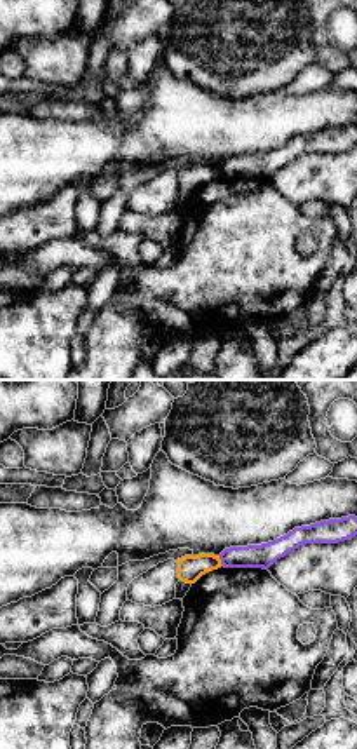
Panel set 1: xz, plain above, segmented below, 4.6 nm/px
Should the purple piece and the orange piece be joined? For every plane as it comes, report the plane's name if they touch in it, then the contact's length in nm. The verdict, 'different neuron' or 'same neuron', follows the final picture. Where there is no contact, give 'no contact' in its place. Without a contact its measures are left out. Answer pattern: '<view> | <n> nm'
xz | 50 nm

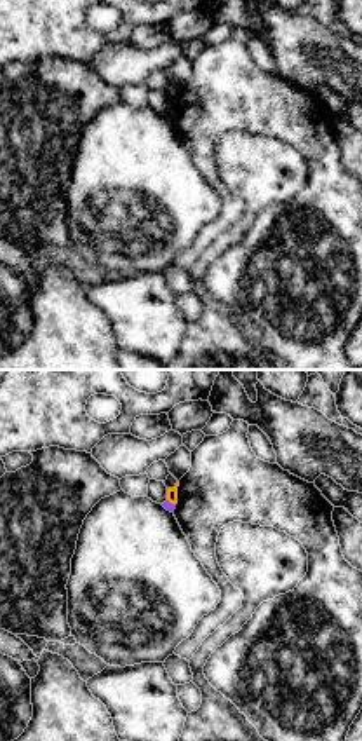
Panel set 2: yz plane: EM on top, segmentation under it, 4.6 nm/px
yz | 50 nm

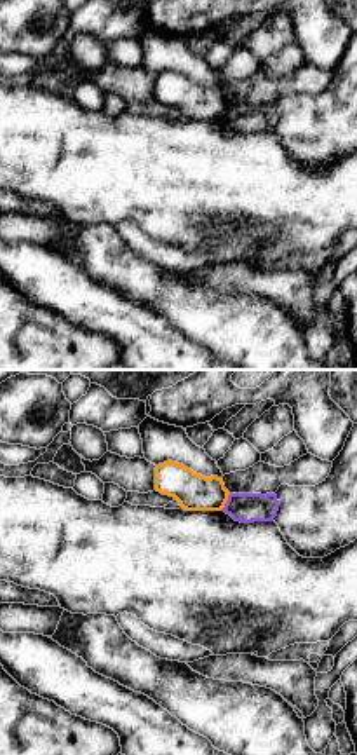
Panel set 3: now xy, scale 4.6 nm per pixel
xy | 80 nm

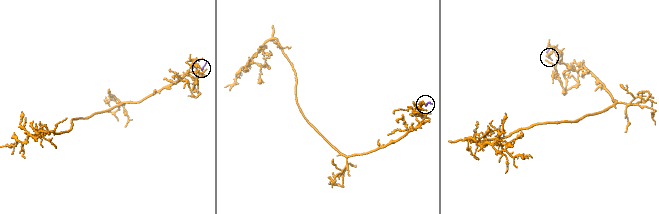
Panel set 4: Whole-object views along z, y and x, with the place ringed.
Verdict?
different neuron

